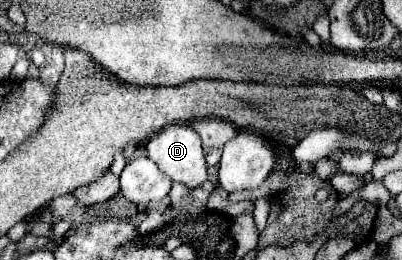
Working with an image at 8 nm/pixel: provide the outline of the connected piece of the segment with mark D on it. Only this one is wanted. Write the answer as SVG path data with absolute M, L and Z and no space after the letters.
M169 125L169 127L165 127L161 133L157 133L155 137L149 139L145 149L147 149L147 157L155 161L159 171L163 171L175 183L183 183L189 189L195 189L207 179L201 139L197 137L197 133L193 129L189 129L189 125Z

